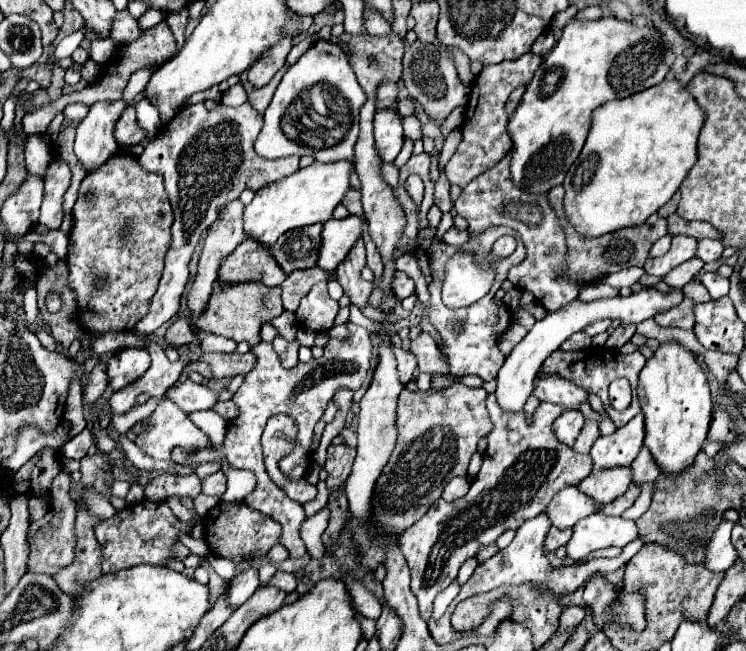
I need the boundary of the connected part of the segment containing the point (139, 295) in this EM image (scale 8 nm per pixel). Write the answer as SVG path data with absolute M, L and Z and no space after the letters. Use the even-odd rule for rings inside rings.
M118 153L102 167L86 175L78 191L78 201L72 209L72 217L74 225L70 229L66 263L70 269L68 287L76 293L78 323L88 335L130 331L148 313L148 303L156 293L164 269L164 255L168 251L168 243L172 241L170 227L174 223L174 213L164 189L162 175L148 173L140 167L136 157ZM126 223L132 225L132 235L122 237L120 227Z

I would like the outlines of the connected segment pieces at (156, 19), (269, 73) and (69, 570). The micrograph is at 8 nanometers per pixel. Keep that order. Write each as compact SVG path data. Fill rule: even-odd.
M150 9L150 11L146 11L146 13L138 19L138 25L140 25L140 29L150 29L150 27L158 25L158 23L164 21L164 19L166 19L166 13L164 13L164 11L154 11L154 9Z
M280 39L280 43L274 43L270 51L264 51L262 59L256 59L252 67L248 69L248 81L254 87L264 87L276 71L286 63L286 55L292 49L292 39Z
M78 501L76 557L68 567L64 567L62 571L58 571L58 575L52 577L66 595L76 595L84 583L100 577L102 549L94 537L94 527L100 521L102 521L100 517L96 517L84 509L84 501Z

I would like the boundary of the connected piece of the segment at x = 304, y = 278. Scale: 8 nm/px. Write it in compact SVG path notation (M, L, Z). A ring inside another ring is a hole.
M310 267L304 271L292 271L286 281L280 285L282 287L282 303L286 311L296 311L300 299L312 289L314 283L328 279L326 271L320 267Z

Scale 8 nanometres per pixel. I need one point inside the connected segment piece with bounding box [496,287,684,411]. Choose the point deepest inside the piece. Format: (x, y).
(516, 378)

